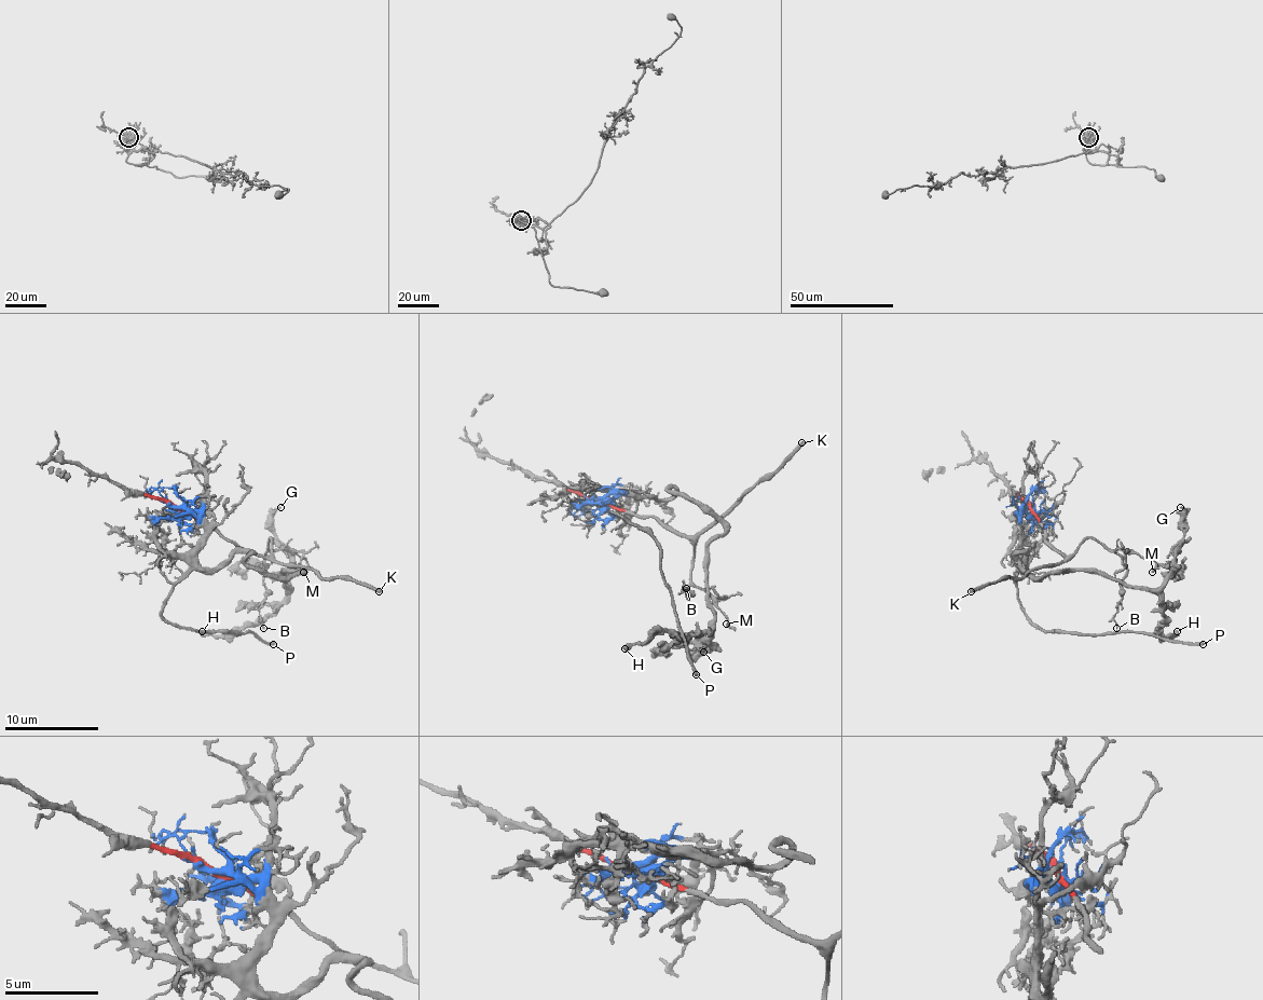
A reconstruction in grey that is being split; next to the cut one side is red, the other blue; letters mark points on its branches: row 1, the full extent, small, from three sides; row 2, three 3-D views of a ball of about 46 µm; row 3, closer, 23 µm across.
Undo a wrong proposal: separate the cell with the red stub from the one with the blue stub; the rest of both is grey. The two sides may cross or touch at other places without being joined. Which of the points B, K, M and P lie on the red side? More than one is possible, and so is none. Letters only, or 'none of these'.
B, K, M

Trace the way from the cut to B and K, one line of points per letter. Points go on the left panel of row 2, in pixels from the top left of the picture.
B: (173, 507), (180, 507), (262, 556), (272, 551), (272, 537), (264, 556), (264, 598), (260, 617), (264, 629)
K: (173, 507), (180, 507), (213, 525), (257, 556), (311, 567), (323, 577), (348, 577), (380, 591)

